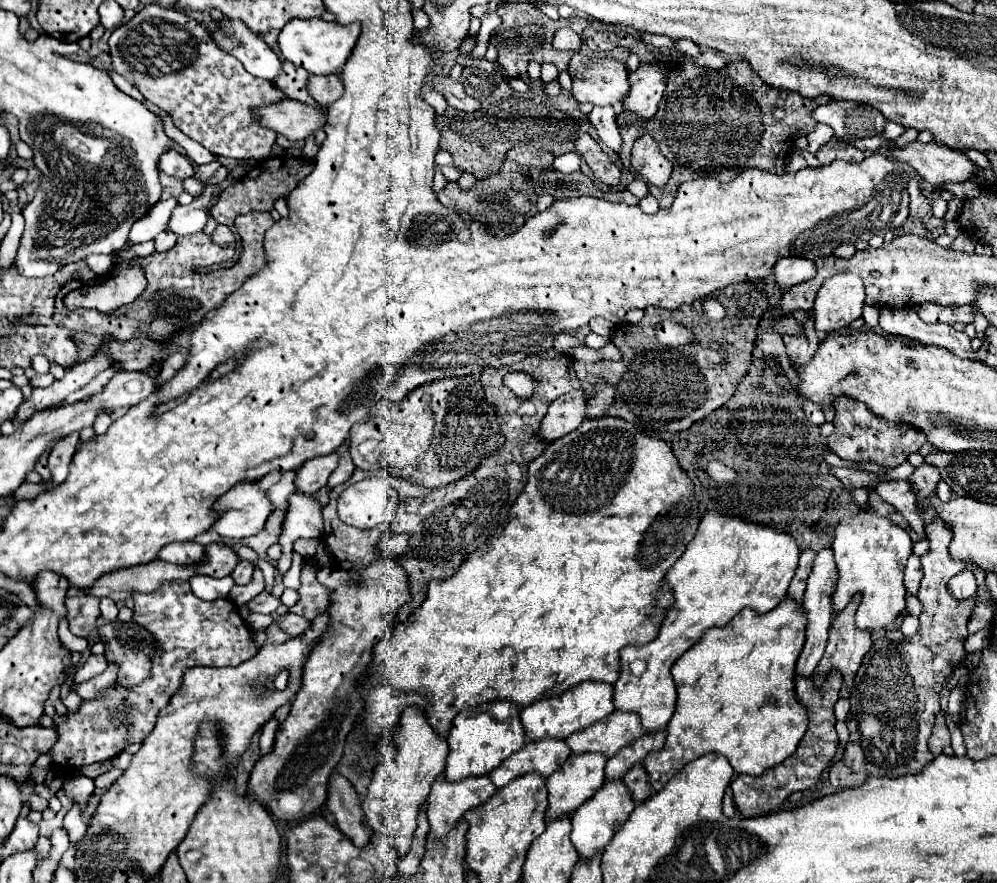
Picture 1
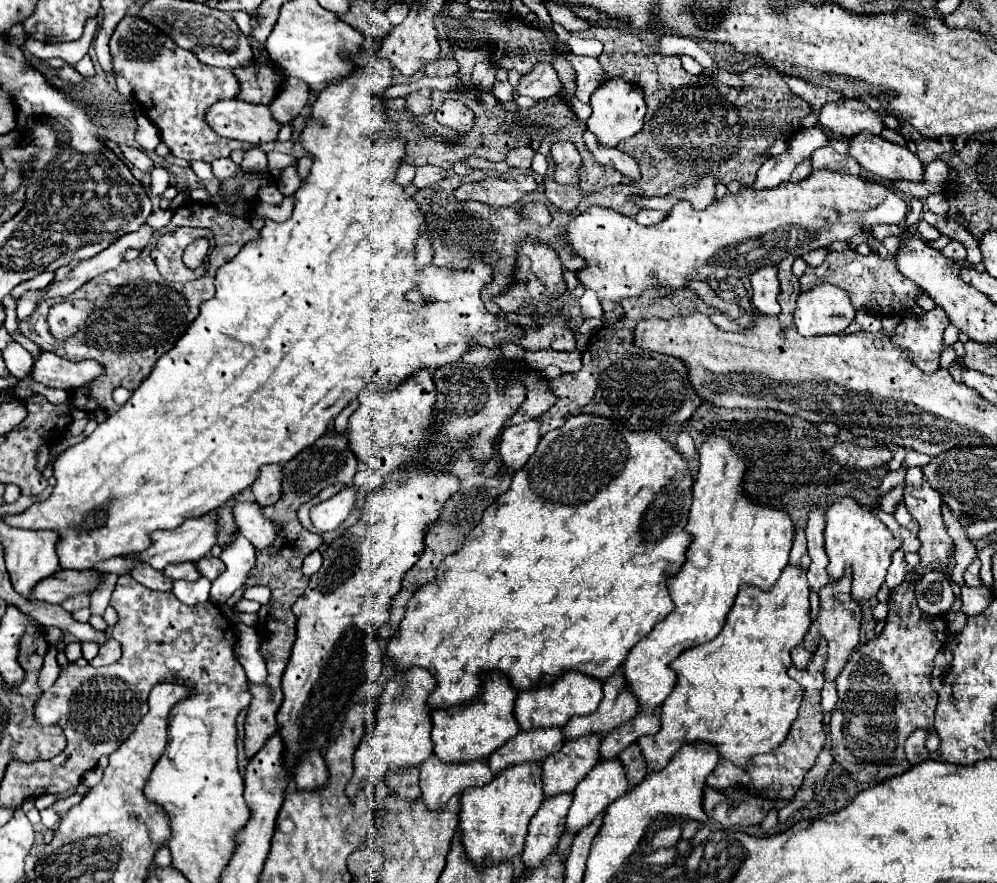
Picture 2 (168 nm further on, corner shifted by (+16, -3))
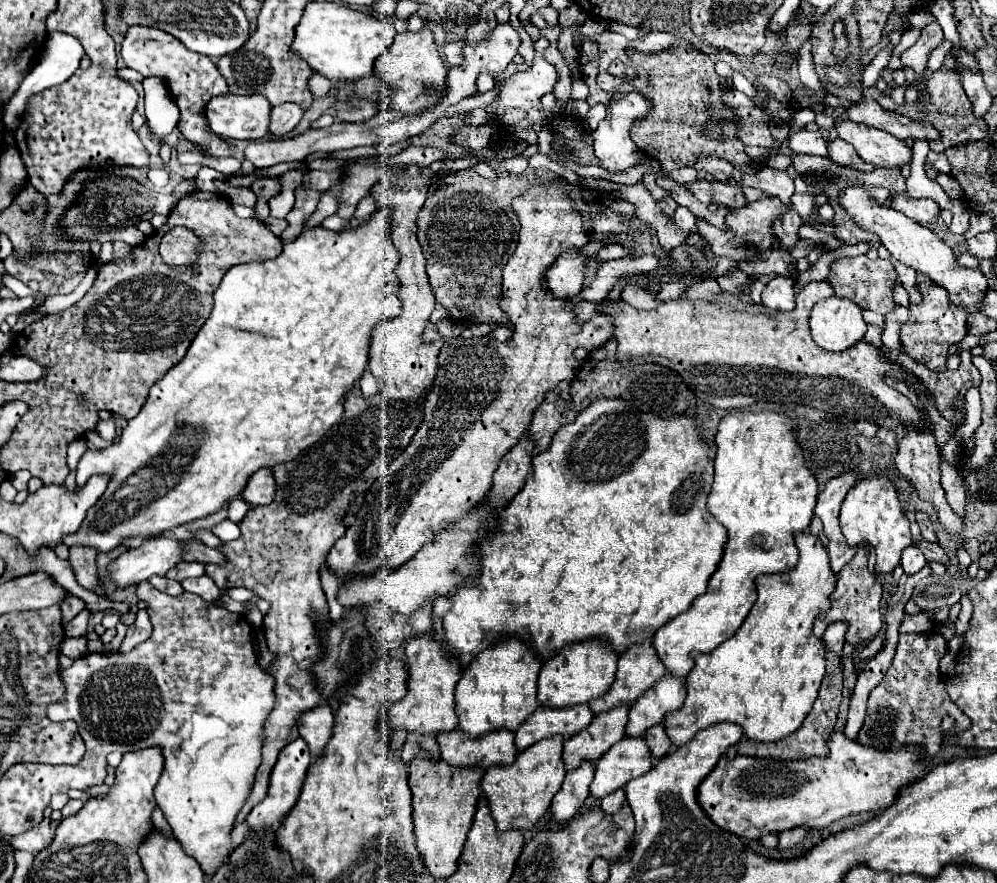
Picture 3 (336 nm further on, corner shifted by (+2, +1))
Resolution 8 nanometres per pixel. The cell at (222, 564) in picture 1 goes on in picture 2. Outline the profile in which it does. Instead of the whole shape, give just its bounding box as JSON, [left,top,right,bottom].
[164,562,200,580]

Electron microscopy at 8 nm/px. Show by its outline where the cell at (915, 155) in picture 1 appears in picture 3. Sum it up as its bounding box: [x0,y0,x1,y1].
[834,118,912,168]

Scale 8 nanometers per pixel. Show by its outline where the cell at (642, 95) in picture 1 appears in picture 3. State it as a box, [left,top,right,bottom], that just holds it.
[592,92,650,174]

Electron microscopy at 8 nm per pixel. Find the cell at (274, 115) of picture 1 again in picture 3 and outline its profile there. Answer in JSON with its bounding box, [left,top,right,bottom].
[206,94,270,140]

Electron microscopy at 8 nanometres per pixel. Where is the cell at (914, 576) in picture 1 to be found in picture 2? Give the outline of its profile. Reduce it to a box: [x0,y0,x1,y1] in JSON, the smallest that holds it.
[886,550,908,590]

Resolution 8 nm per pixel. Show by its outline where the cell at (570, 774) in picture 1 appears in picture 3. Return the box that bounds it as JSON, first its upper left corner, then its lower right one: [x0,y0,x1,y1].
[564,706,628,768]

